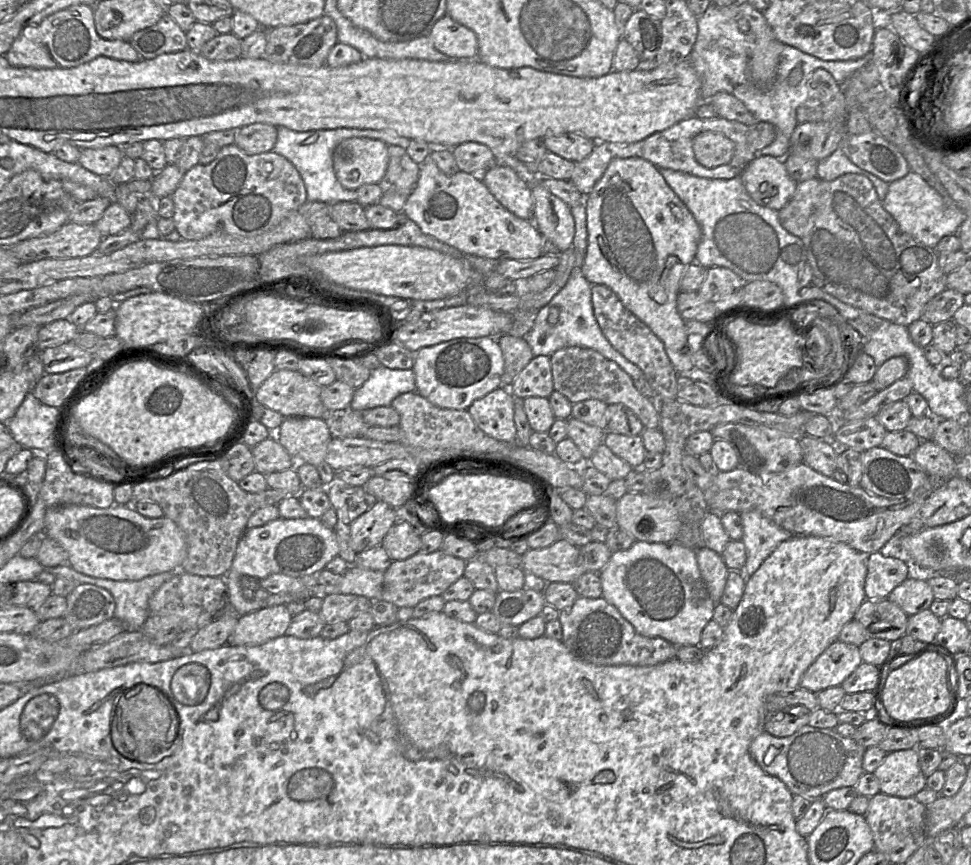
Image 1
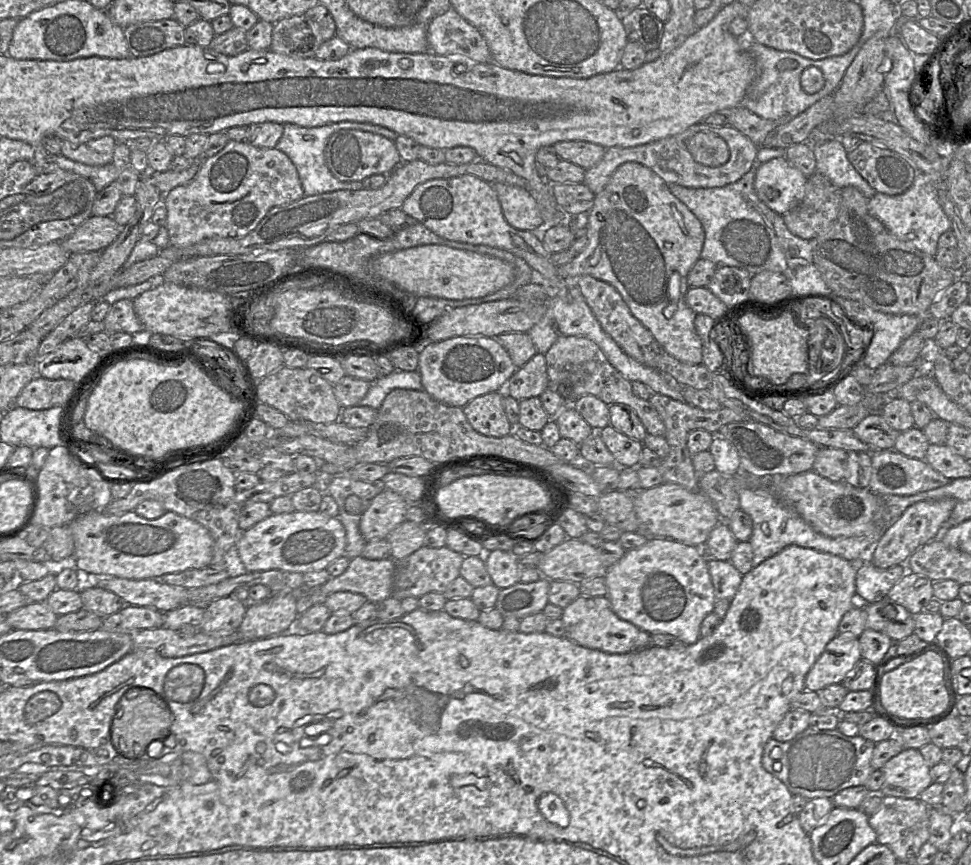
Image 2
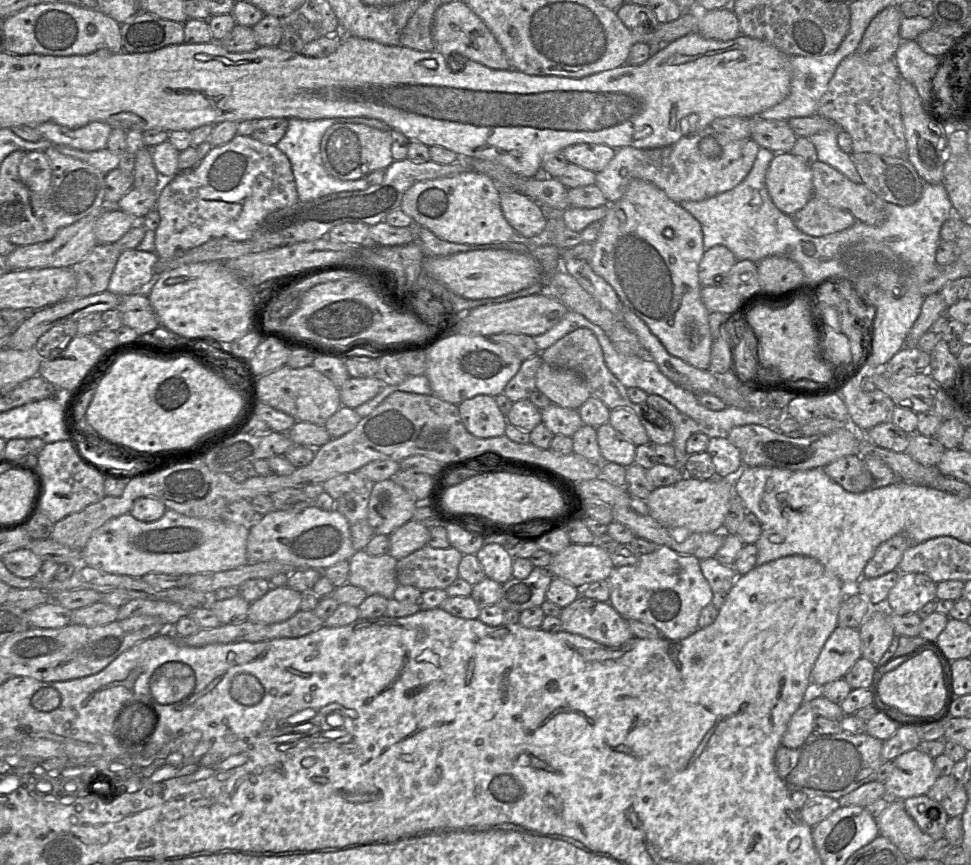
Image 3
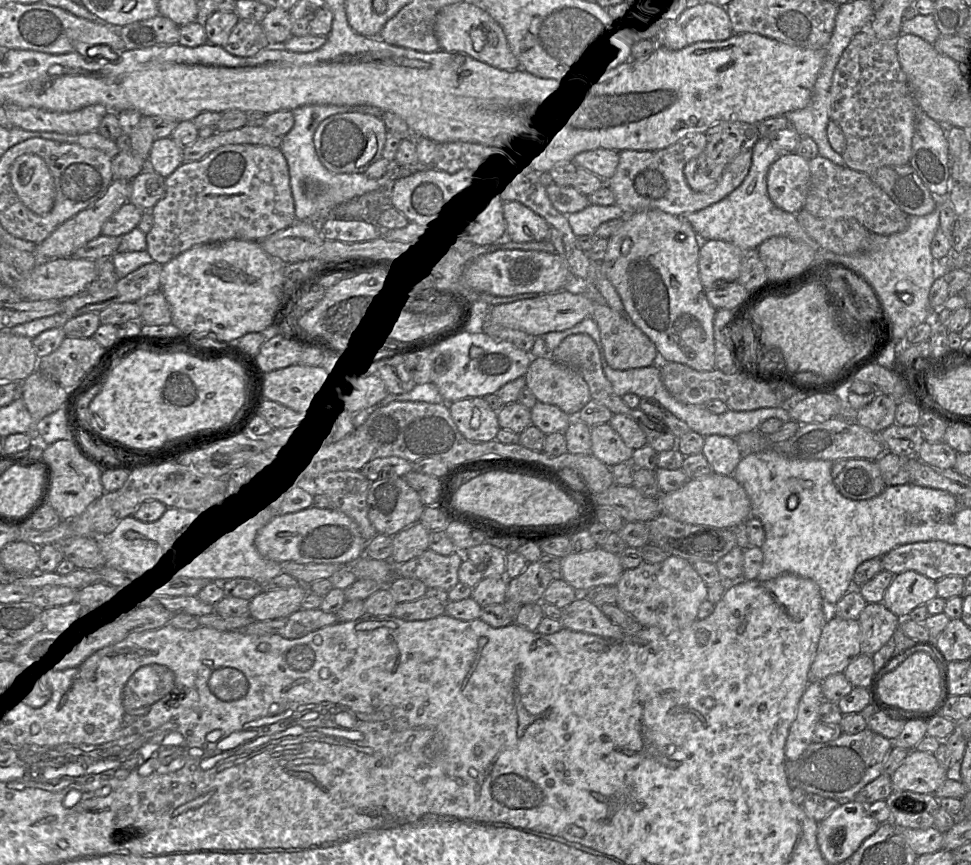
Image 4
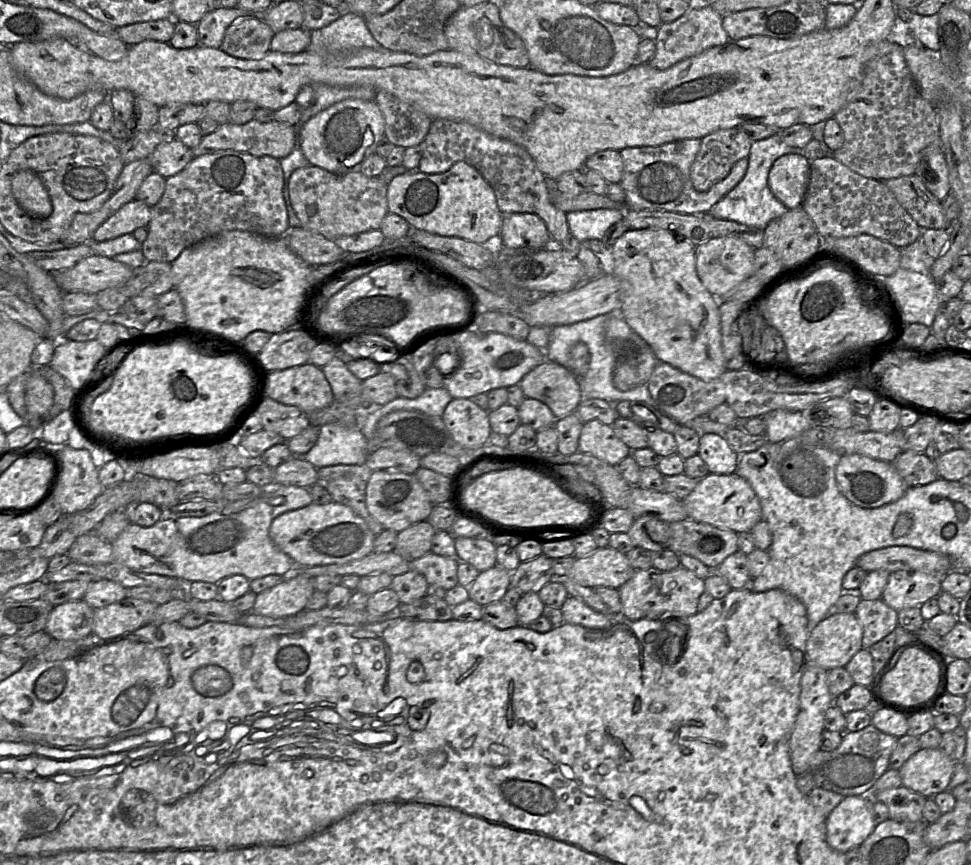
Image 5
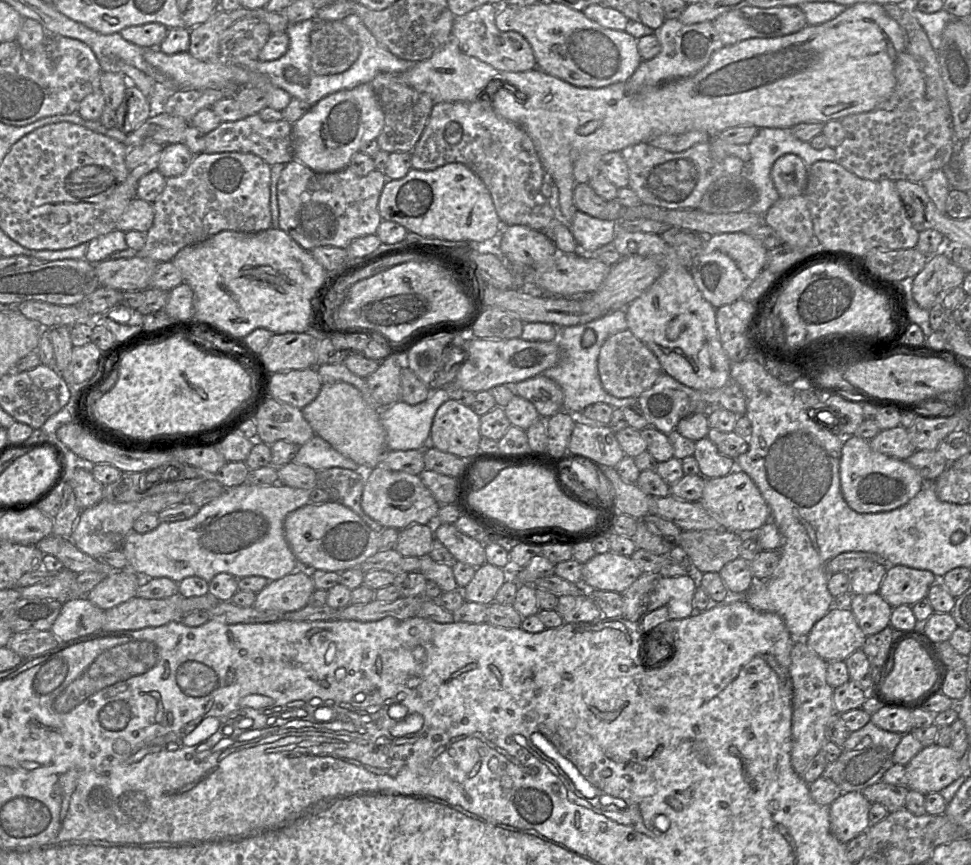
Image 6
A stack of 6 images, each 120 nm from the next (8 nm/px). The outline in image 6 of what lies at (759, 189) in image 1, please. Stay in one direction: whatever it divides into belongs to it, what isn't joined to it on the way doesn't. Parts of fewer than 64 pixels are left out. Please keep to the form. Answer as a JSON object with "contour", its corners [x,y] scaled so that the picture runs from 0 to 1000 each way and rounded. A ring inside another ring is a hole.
{"contour":[[[815,177],[807,178],[797,187],[794,205],[803,229],[828,225],[832,193],[823,180]]]}

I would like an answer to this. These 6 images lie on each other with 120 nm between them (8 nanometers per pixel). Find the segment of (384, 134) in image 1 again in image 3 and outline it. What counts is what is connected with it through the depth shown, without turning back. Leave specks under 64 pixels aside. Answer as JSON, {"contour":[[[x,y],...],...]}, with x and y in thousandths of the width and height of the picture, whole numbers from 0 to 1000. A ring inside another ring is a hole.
{"contour":[[[374,134],[324,139],[298,136],[297,141],[296,151],[284,169],[297,182],[300,188],[308,232],[310,234],[317,234],[348,222],[376,220],[381,215],[377,206],[371,206],[368,208],[350,208],[342,203],[336,197],[330,178],[330,165],[334,154],[340,146],[345,142],[370,142],[393,151],[403,153],[403,150],[405,150],[393,139]]]}

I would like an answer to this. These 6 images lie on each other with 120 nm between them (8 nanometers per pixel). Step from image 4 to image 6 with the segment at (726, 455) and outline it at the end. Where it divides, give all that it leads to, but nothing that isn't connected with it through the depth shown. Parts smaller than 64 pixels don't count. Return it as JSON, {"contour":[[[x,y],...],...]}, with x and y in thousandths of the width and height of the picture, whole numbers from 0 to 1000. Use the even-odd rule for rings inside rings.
{"contour":[[[728,505],[716,511],[714,527],[719,534],[721,548],[727,554],[746,551],[754,545],[756,531],[742,524]]]}

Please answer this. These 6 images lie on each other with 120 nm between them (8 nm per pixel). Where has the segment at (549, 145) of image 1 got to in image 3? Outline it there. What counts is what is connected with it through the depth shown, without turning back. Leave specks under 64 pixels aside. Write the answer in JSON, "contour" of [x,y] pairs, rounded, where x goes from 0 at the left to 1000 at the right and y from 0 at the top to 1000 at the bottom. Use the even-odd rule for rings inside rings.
{"contour":[[[591,166],[579,173],[583,185],[612,200],[620,198],[633,180],[634,172],[620,166]]]}

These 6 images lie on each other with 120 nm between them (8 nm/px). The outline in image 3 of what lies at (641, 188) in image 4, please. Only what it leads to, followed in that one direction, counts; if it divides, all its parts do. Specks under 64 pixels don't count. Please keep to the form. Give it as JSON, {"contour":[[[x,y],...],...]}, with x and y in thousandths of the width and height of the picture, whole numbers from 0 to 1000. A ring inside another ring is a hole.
{"contour":[[[732,146],[727,147],[716,156],[702,158],[698,164],[682,171],[657,172],[641,170],[634,172],[633,180],[626,191],[614,200],[613,214],[620,221],[626,235],[632,235],[644,224],[648,212],[653,207],[660,207],[674,213],[685,222],[695,235],[703,232],[723,232],[743,223],[751,221],[761,214],[773,198],[783,169],[774,161],[757,161],[737,153]],[[726,158],[736,161],[744,171],[744,177],[738,183],[729,183],[720,175],[720,165]]]}

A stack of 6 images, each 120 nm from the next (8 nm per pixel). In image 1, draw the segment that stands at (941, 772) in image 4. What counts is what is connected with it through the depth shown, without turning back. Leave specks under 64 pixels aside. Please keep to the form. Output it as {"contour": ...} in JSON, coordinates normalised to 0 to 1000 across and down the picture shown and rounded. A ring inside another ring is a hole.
{"contour":[[[943,865],[913,871],[899,892],[906,906],[906,916],[922,921],[941,921],[954,910]]]}

